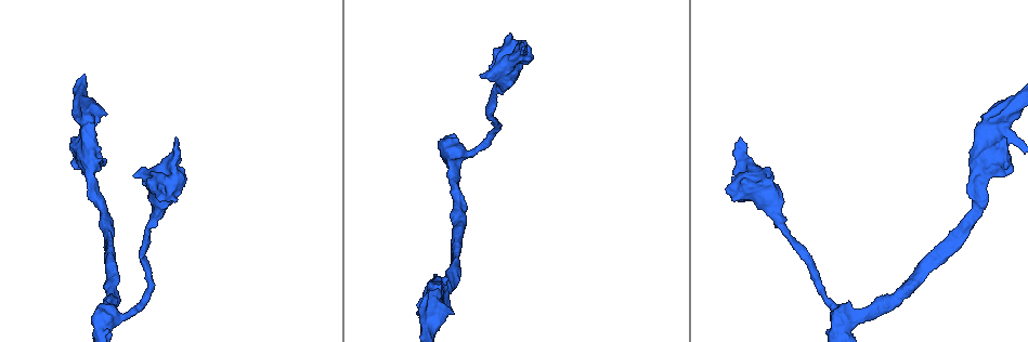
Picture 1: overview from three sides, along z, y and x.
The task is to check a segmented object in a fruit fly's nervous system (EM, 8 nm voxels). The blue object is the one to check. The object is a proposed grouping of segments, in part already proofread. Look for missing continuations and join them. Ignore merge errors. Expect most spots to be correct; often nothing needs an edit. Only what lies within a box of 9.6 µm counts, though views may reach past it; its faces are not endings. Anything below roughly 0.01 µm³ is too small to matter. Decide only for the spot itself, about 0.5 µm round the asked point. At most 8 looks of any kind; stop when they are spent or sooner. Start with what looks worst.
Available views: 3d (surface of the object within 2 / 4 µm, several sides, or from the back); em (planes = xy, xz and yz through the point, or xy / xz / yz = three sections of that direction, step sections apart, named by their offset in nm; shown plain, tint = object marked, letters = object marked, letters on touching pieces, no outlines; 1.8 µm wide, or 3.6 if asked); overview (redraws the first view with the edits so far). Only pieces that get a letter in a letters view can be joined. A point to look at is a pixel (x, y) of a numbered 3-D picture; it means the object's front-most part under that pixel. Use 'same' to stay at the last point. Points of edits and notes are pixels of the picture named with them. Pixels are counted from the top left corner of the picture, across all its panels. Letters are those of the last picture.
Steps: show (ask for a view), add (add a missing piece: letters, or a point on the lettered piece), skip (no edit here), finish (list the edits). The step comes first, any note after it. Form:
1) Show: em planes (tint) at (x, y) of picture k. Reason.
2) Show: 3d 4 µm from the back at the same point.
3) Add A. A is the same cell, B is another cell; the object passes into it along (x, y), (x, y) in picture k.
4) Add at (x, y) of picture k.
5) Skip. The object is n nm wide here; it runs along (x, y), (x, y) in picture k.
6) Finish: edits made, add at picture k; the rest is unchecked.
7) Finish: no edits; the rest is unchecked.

Show: 3d 4 µm from the back at (135, 178) of picture 1. Stops while still wide.

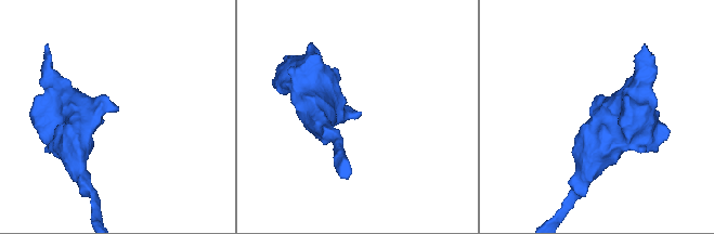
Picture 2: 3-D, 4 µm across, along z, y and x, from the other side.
Show: em planes (letters) at (117, 109) of picture 2. Now the EM.

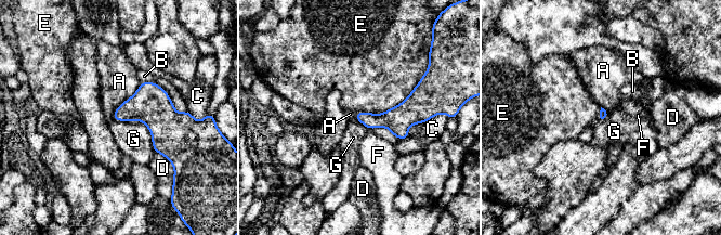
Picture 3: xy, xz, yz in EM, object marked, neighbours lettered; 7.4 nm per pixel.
Skip. A, B, C, D, E, F and G are other cells; none of them fits.

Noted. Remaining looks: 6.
Show: em xz step 8 (letters) at (524, 50) of picture 1. Branch stops here.

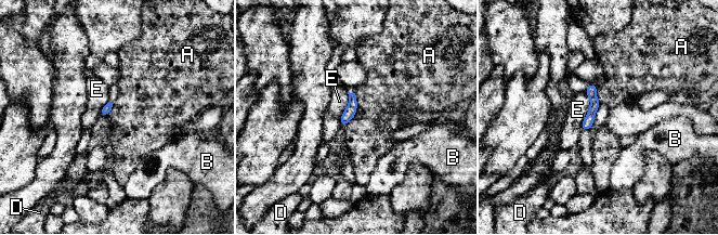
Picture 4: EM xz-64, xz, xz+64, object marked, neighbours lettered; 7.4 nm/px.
Skip. A, B, D and E are other cells; a border runs along (597, 88), (597, 99), (601, 103) in picture 4; no lettered piece goes on from it.

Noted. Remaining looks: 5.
Show: 3d 2 µm at (96, 322) of picture 1. Branch stops here.

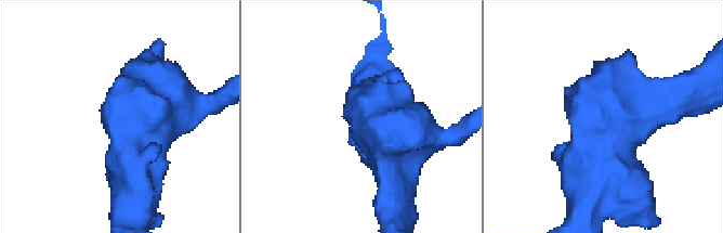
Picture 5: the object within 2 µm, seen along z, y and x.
Show: em 3.6 µm planes (letters) at (569, 115) of picture 5.

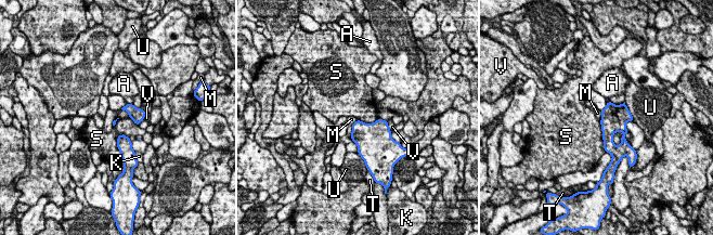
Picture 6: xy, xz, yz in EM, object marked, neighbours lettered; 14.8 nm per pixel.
Skip. A, K, M, S, T, U and V are other cells; a border runs along (121, 108), (129, 117) in picture 6; none of them fits.

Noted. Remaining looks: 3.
Finish: no edits; the rest is unchecked.

